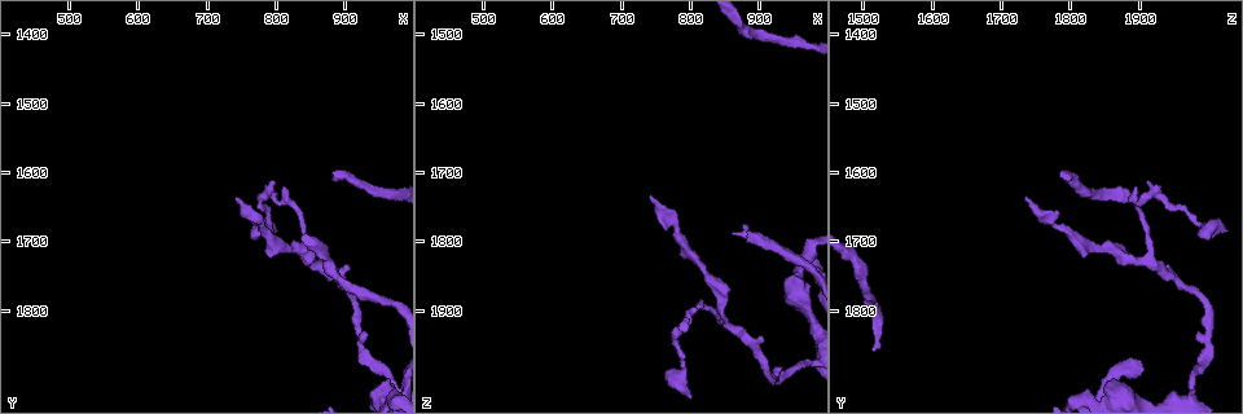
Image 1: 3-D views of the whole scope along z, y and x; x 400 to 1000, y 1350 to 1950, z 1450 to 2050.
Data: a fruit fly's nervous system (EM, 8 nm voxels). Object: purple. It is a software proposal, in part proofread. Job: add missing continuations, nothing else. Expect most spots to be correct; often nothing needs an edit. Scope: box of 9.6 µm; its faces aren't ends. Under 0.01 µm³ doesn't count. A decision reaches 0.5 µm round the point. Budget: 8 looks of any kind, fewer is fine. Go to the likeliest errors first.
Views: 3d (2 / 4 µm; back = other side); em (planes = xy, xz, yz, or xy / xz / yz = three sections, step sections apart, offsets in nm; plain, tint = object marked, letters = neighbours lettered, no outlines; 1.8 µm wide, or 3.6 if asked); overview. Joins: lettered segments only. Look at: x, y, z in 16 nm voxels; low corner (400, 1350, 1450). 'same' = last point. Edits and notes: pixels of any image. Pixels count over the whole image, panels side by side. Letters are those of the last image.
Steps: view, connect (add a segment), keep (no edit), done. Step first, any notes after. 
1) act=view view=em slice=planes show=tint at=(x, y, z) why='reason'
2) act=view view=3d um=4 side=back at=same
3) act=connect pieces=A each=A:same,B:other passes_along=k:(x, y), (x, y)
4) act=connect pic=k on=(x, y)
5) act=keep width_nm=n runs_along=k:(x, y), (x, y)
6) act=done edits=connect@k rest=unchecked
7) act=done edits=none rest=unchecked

act=view view=3d um=4 at=(745, 1635, 1735) why='branch stops here'

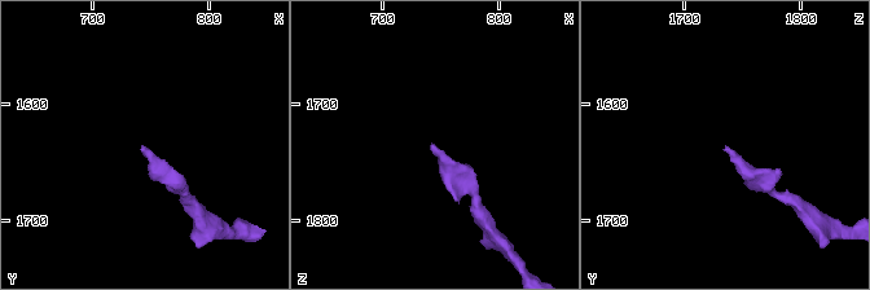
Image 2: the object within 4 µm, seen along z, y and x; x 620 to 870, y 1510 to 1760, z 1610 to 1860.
act=view view=em slice=planes show=letters at=(742, 1640, 1736)

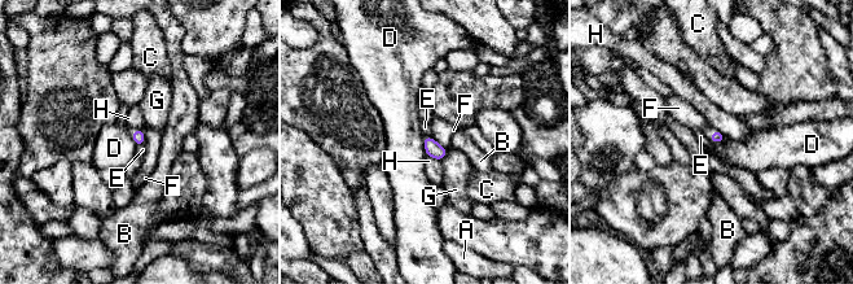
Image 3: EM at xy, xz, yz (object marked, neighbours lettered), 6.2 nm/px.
act=keep each=A:other,B:other,C:other,D:other,E:other,F:other,G:other,H:other border=3:(422, 136), (427, 154) found='no lettered segment goes on from it'

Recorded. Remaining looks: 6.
act=view view=3d um=2 side=back at=(850, 1725, 1915) why='a fork'

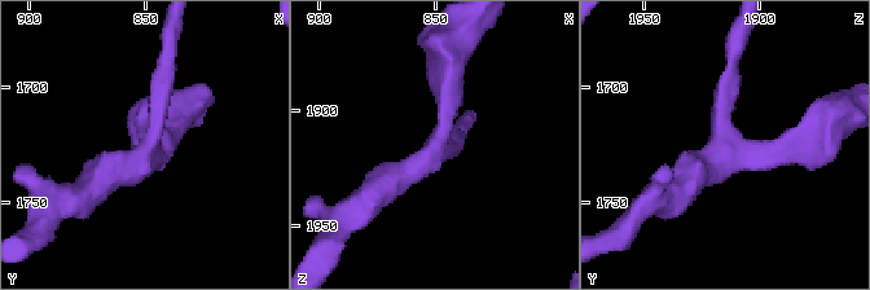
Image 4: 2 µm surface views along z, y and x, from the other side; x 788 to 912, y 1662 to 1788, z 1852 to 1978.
act=view view=em slice=xy step=16 show=tint at=(848, 1726, 1917) arms=3

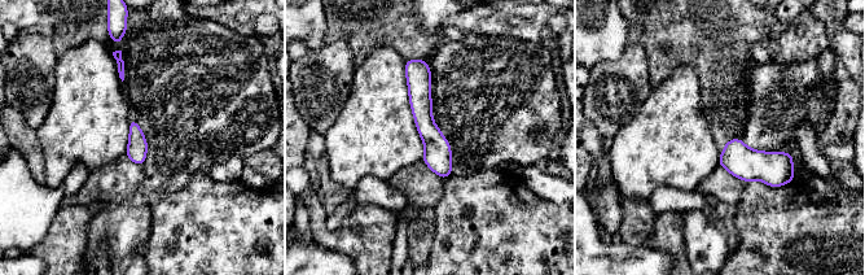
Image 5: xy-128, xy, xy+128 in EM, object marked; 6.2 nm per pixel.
act=view view=em slice=planes show=letters at=same

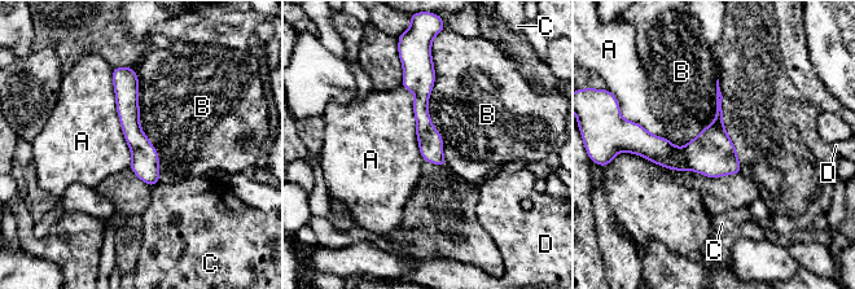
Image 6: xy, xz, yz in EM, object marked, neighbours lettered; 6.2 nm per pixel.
act=keep width_nm=160 each=A:other,B:other,C:other,D:other border=6:(112, 68), (130, 166) found='none of them fits'

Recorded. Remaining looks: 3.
act=view view=em slice=planes show=letters at=(975, 1910, 1975) why='thick turns thin'

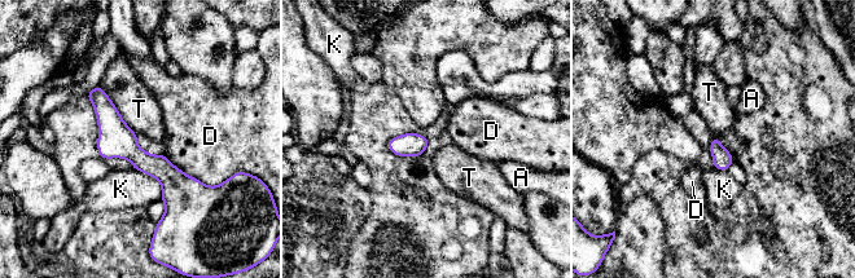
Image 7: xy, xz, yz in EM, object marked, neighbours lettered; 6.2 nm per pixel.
act=keep width_nm=110 each=A:other,D:other,K:other,T:other found='none of them fits'

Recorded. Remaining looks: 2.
act=done edits=none rest=unchecked

